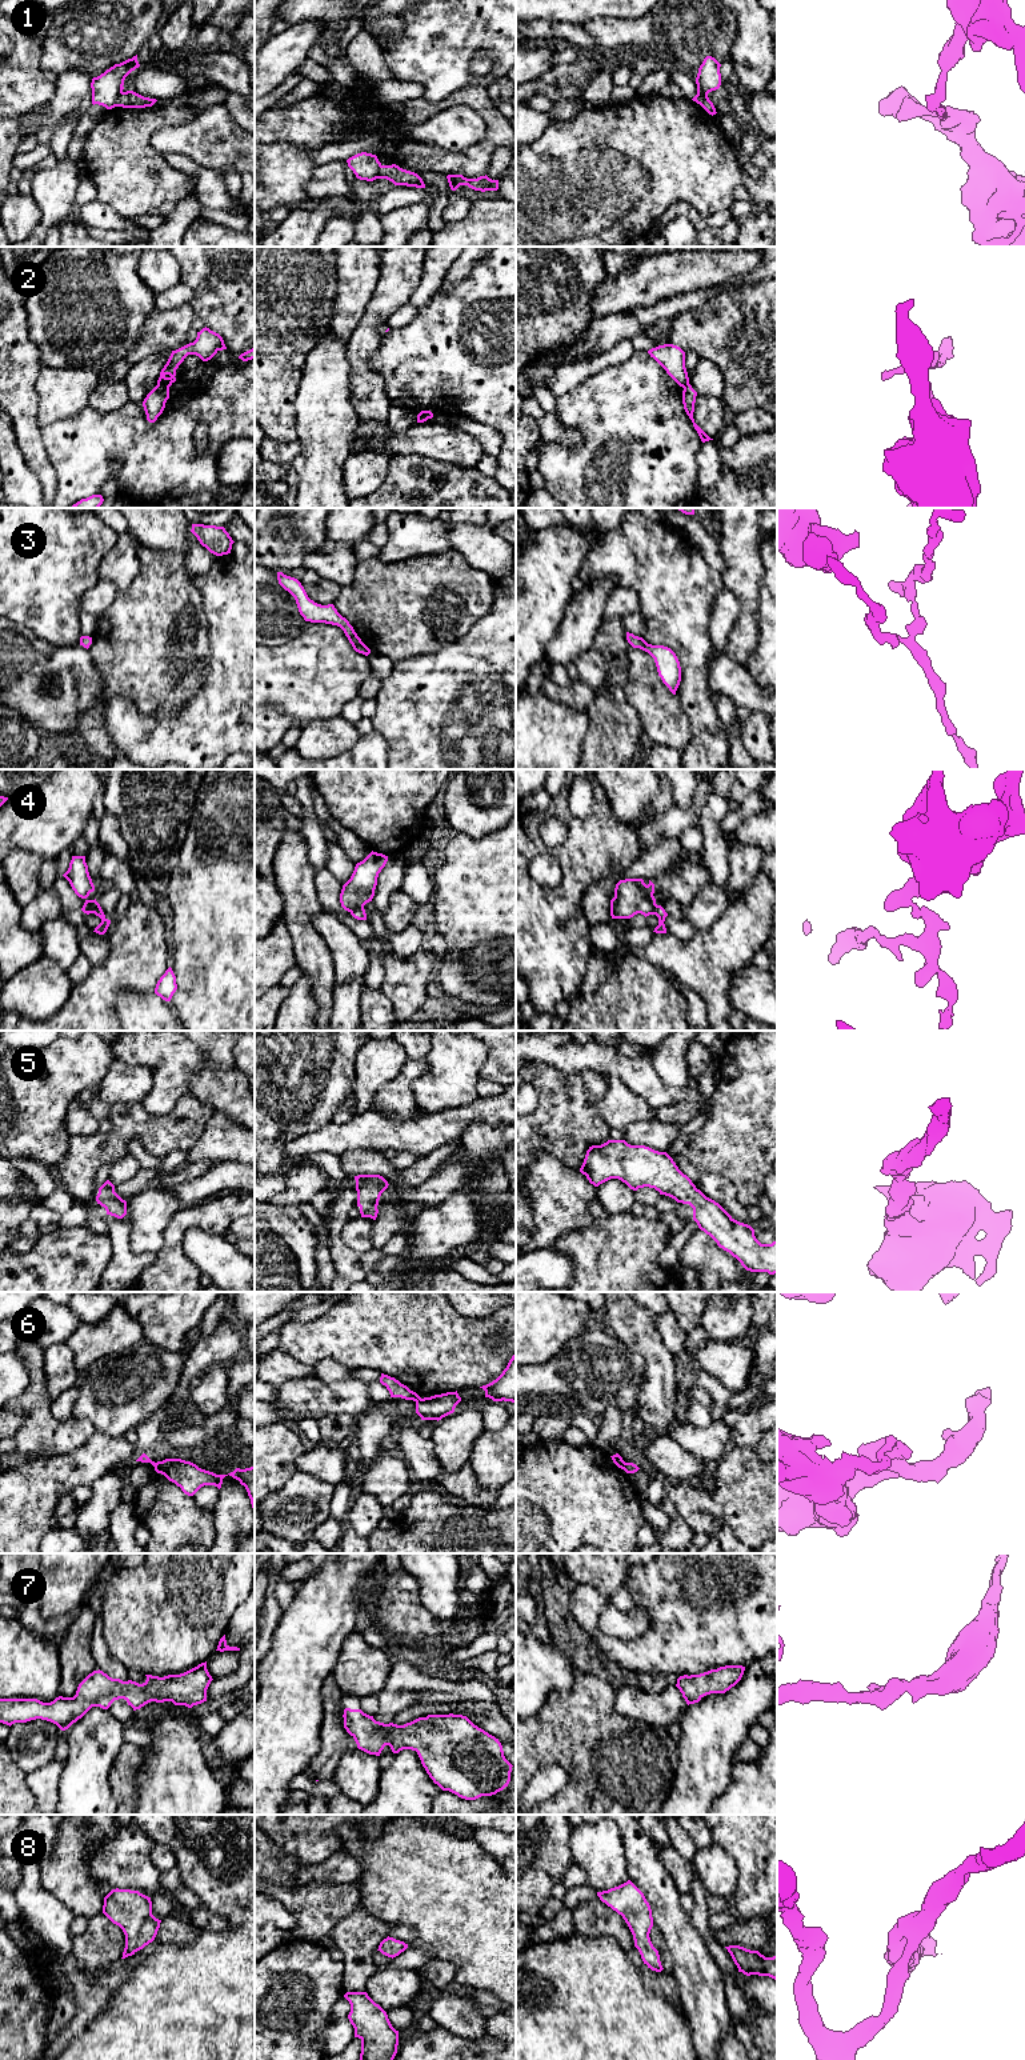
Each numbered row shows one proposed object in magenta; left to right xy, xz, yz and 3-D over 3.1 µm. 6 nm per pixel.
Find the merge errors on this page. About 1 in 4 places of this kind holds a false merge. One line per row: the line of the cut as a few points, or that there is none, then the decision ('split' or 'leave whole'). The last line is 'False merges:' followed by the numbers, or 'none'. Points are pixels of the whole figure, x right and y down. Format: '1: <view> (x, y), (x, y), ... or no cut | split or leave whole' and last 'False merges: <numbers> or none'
1: yz (707, 95), (701, 95), (696, 102) | split
2: xy (157, 383), (168, 388) | split
3: no cut | leave whole
4: xz (363, 906), (349, 911) | split
5: no cut | leave whole
6: yz (625, 1463), (623, 1468) | split
7: no cut | leave whole
8: no cut | leave whole
False merges: 1, 2, 4, 6

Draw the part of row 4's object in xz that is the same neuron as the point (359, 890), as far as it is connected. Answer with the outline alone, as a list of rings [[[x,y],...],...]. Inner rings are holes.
[[[372,851],[363,861],[356,864],[351,879],[343,885],[340,893],[340,903],[345,911],[363,908],[372,901],[379,873],[387,861],[388,856]]]

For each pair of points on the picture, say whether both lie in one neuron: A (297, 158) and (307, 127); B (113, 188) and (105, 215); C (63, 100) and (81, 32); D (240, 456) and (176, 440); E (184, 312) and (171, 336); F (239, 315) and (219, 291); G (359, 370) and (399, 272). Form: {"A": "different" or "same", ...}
{"A": "different", "B": "different", "C": "different", "D": "different", "E": "same", "F": "same", "G": "same"}

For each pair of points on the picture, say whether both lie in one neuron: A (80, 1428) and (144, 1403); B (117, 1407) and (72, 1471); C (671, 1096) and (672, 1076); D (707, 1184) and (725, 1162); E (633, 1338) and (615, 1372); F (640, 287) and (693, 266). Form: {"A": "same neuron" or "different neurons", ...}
{"A": "different neurons", "B": "different neurons", "C": "different neurons", "D": "different neurons", "E": "different neurons", "F": "same neuron"}

